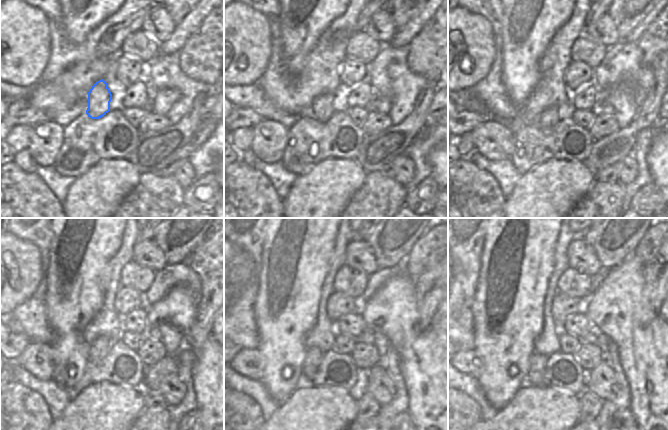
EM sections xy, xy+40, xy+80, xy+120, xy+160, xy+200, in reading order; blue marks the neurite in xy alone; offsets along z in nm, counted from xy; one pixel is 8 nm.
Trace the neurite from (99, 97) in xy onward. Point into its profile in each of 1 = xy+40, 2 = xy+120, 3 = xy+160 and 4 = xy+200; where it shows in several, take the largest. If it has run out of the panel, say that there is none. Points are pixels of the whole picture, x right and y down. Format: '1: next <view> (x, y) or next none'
1: next xy+40 (322, 108)
2: next xy+120 (99, 348)
3: next xy+160 (314, 356)
4: next xy+200 (537, 363)

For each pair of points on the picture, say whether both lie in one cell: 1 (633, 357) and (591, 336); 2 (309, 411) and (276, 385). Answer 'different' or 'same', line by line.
1: different
2: different

